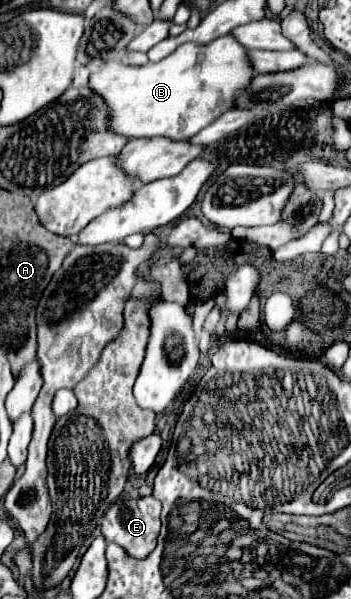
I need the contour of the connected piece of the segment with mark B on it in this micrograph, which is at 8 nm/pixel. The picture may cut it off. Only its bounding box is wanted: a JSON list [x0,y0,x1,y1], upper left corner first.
[88,34,254,140]

